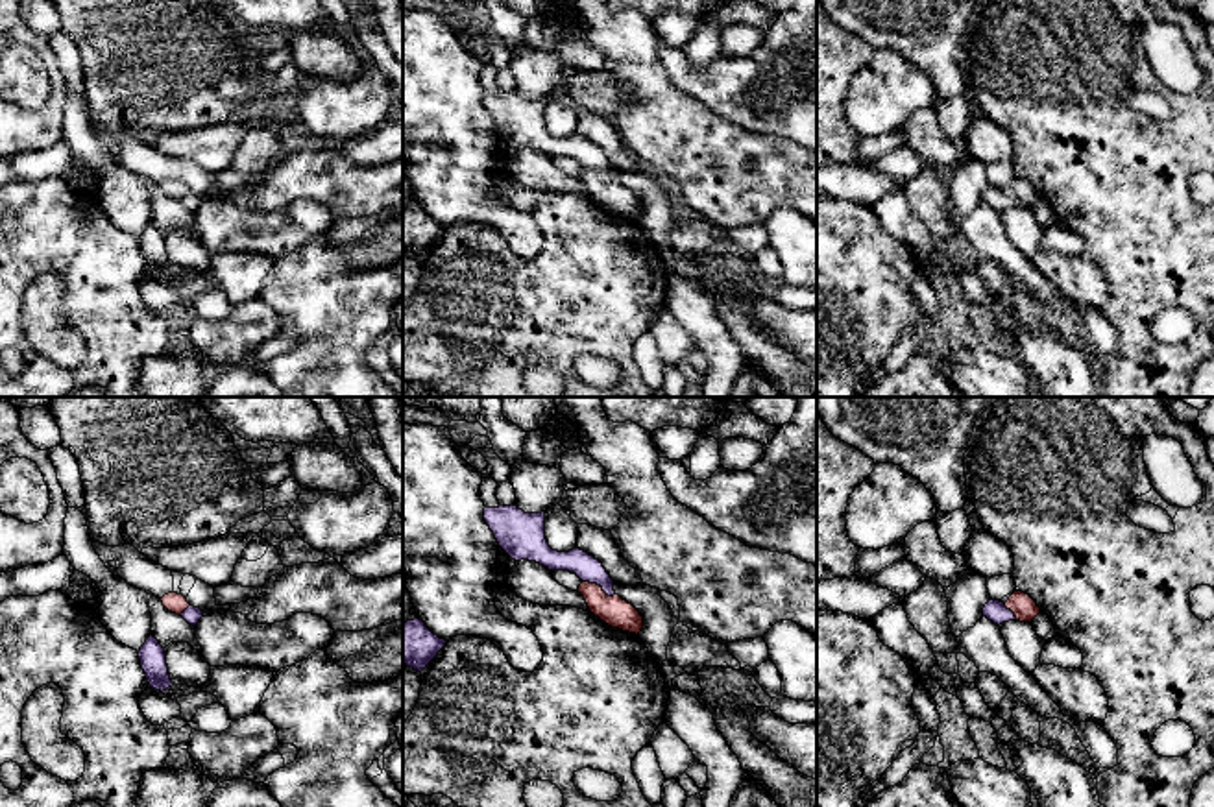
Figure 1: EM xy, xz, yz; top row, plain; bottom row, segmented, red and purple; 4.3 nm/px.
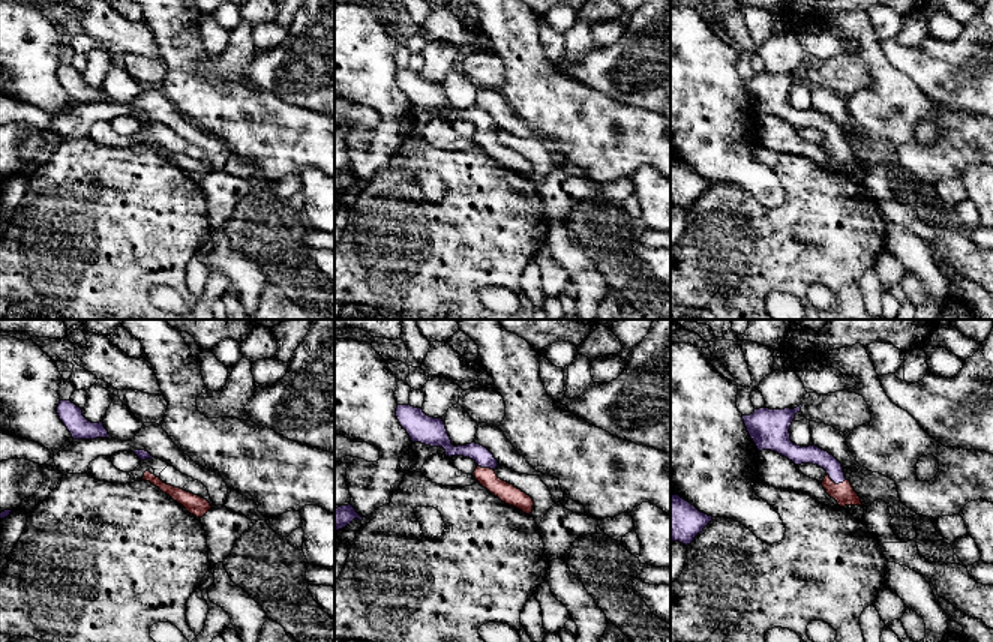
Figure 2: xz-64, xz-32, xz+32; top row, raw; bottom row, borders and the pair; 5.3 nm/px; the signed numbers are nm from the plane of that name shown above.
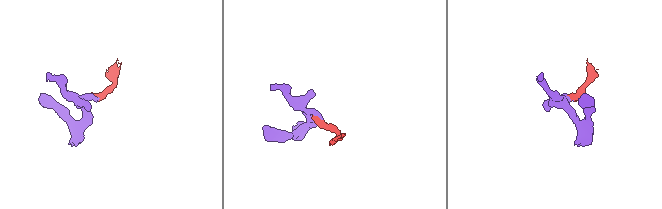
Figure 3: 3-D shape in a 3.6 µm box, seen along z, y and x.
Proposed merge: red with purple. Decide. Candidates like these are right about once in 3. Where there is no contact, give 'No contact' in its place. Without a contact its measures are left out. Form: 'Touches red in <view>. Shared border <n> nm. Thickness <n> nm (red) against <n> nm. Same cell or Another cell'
Touches red in xz. Shared border 160 nm. Thickness 130 nm (red) against 110 nm. Same cell

